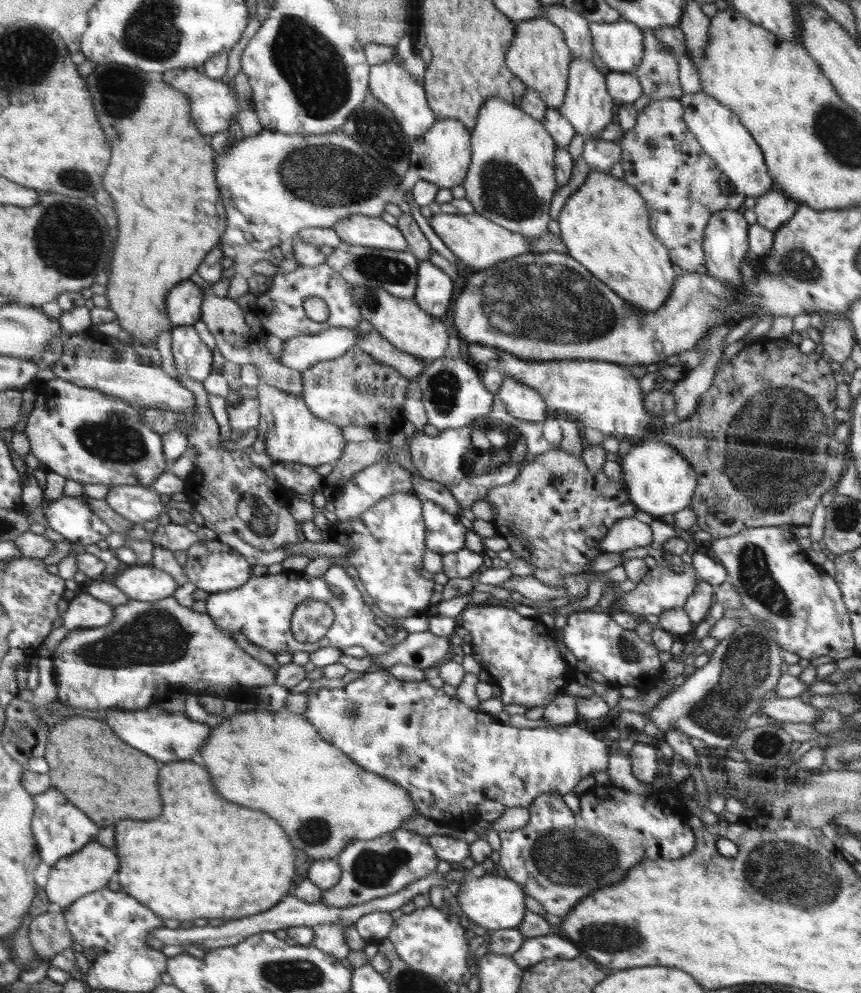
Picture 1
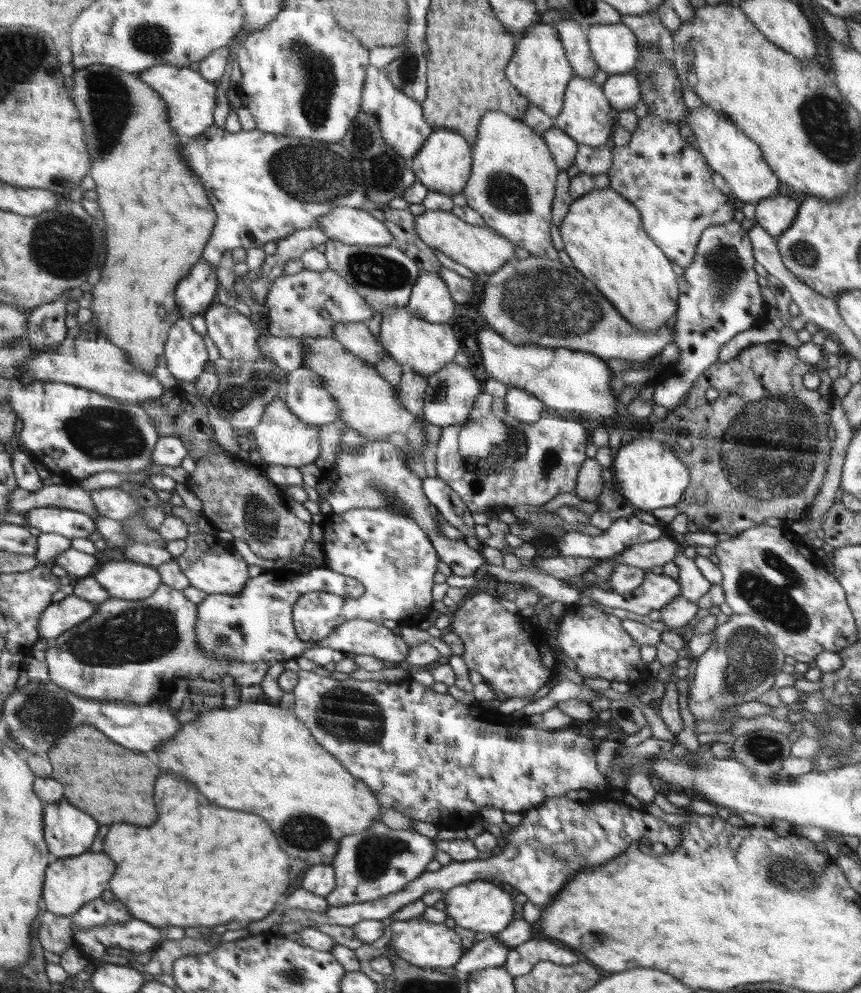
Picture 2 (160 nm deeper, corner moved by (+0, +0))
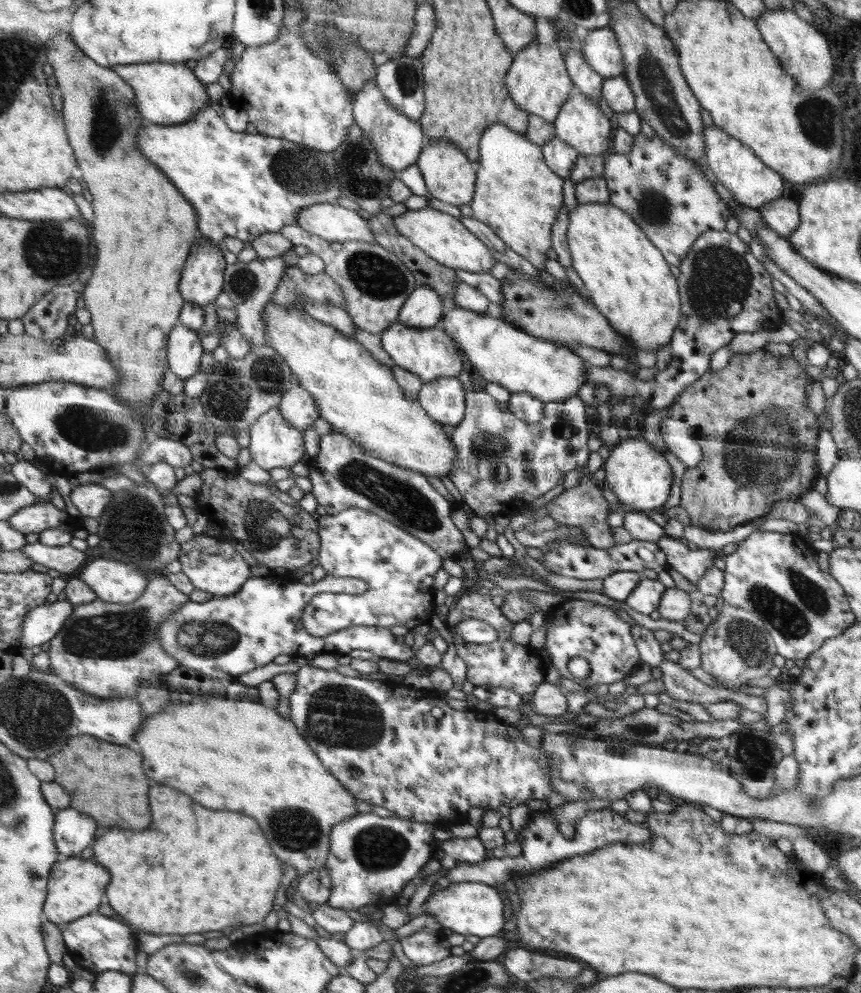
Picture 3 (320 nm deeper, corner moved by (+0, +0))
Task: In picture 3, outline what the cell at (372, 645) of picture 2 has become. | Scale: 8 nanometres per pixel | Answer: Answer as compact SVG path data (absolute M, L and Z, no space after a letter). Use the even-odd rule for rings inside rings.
M271 575L265 577L252 577L242 588L226 596L215 595L208 602L192 602L189 600L186 605L182 605L177 611L171 614L162 625L156 638L162 642L163 649L172 655L180 665L188 666L198 672L216 679L228 679L228 676L240 676L251 672L256 668L270 664L276 656L285 654L287 657L306 656L325 649L325 651L336 653L350 653L352 650L370 650L376 659L392 659L395 661L407 661L414 656L412 649L406 643L399 644L396 636L388 628L380 626L350 626L347 629L330 633L329 635L316 638L304 629L302 625L302 612L306 605L320 592L324 590L340 590L346 594L362 594L369 589L368 583L361 578L344 577L338 578L326 575L320 581L314 581L306 585L300 581L289 583L273 578Z

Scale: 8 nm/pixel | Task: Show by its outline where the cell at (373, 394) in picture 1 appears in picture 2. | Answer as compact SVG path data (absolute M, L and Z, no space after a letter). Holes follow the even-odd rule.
M304 366L293 371L286 372L287 380L285 401L295 415L306 424L322 425L336 422L339 419L339 407L332 399L328 390L324 389L324 378L318 377L315 372Z

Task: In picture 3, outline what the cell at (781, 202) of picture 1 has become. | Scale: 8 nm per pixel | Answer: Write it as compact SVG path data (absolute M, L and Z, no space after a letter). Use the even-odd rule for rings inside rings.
M781 197L763 204L758 209L765 225L780 236L788 237L800 224L799 203L792 199Z

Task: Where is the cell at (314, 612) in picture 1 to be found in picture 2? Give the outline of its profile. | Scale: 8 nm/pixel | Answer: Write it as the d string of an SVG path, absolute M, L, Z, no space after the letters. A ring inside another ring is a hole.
M389 508L352 509L340 514L331 511L325 515L322 523L323 541L321 549L324 553L324 566L340 574L351 574L366 586L366 592L358 598L346 598L330 592L306 592L292 606L292 624L296 626L296 635L304 642L322 641L338 626L353 618L362 618L374 622L396 620L401 626L415 626L426 619L424 614L430 612L432 604L432 586L438 557L434 552L435 545L422 531L414 518L404 516Z

